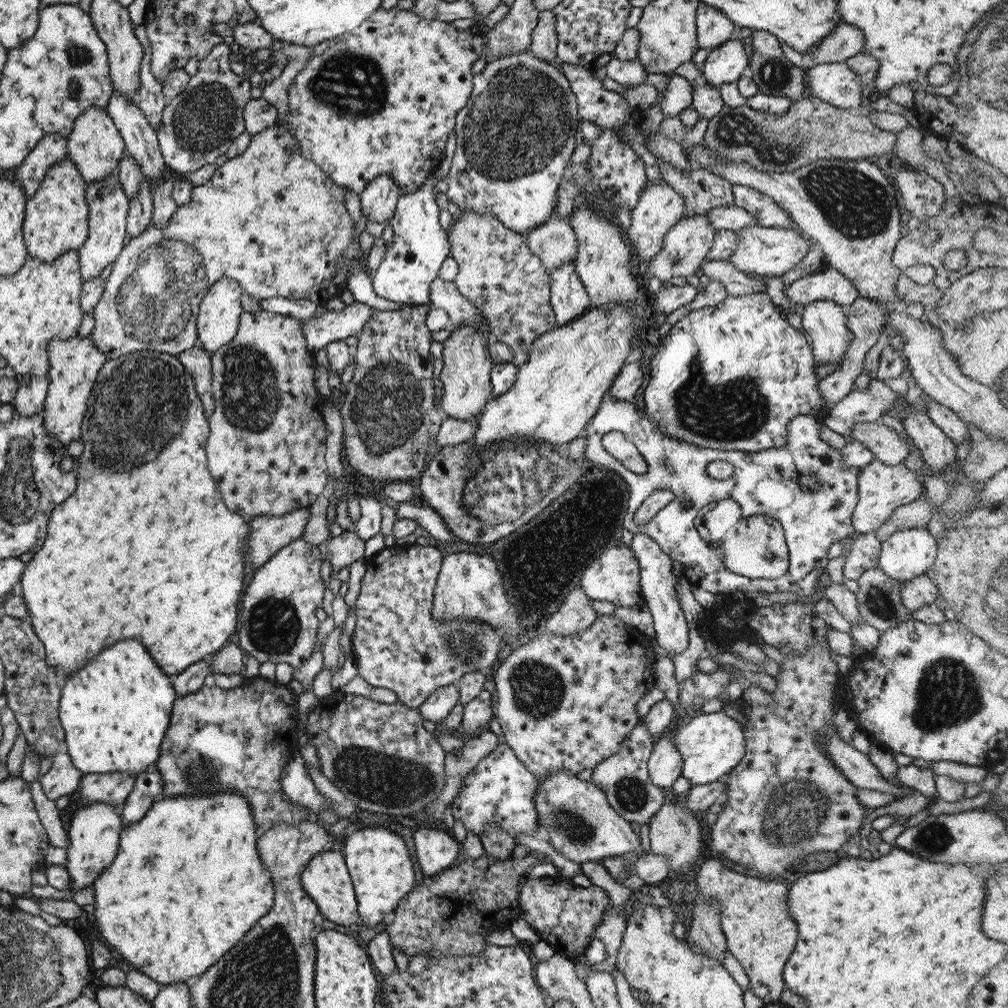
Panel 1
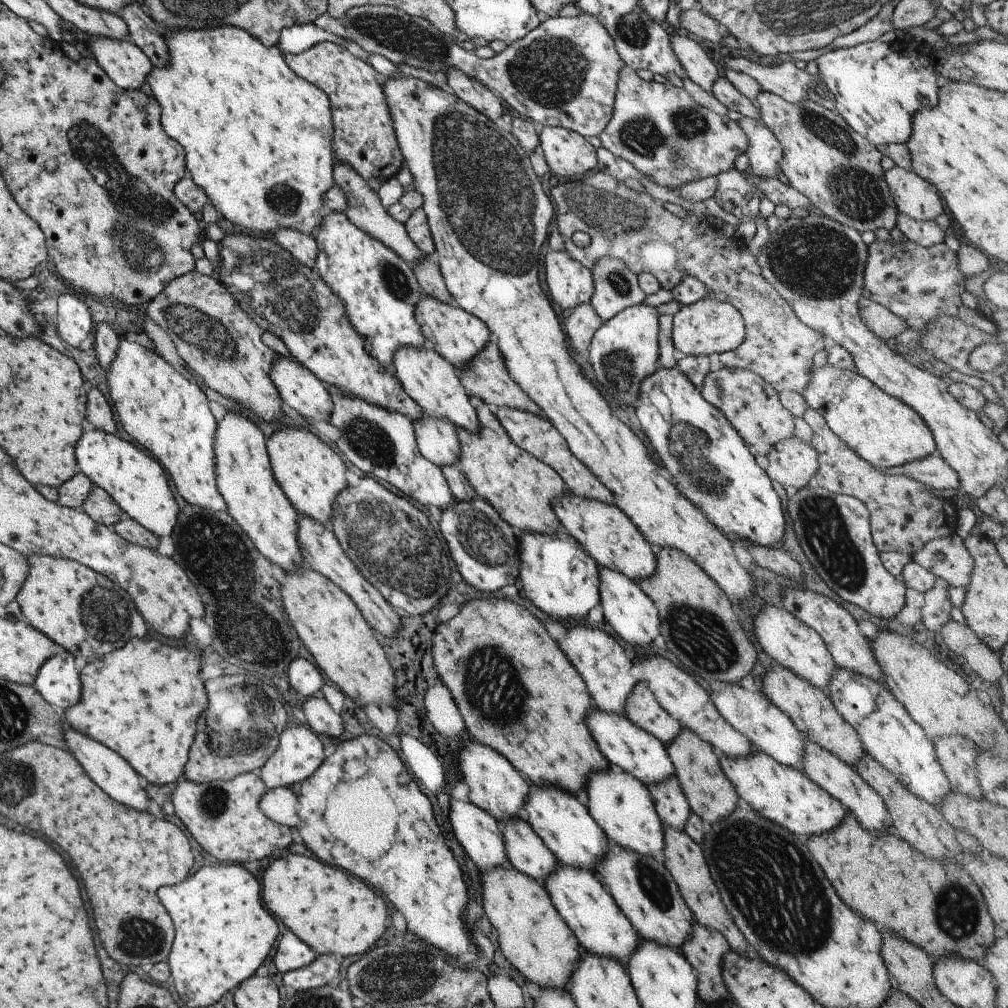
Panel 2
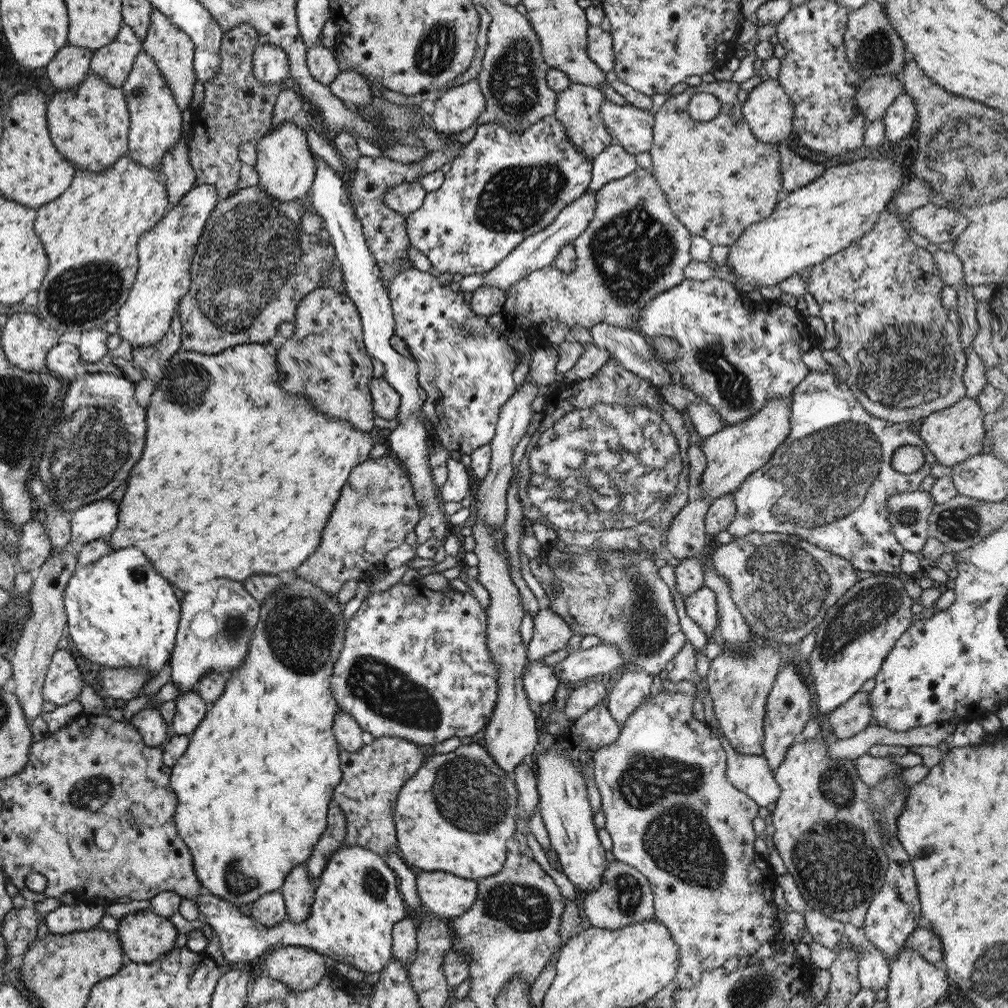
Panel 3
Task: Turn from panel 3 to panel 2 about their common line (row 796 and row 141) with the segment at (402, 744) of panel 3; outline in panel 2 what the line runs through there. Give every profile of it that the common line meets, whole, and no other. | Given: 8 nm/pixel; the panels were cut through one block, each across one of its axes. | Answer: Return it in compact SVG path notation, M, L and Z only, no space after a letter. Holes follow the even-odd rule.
M321 41L297 54L283 53L285 64L303 80L317 85L328 98L332 122L332 148L335 159L343 161L353 168L366 181L376 178L378 181L394 176L401 166L403 157L399 152L393 132L392 118L390 117L385 95L380 87L379 76L376 70L359 57L353 56L345 47L331 41Z

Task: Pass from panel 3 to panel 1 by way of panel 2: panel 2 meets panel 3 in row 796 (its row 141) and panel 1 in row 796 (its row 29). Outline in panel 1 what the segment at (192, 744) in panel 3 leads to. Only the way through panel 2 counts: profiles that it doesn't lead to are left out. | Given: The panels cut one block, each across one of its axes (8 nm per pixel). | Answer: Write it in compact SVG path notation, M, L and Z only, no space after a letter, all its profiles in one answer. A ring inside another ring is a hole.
M233 790L155 800L137 822L122 829L113 861L92 882L95 899L90 930L159 988L201 975L231 950L273 904L271 874L255 850L257 836L249 804Z

